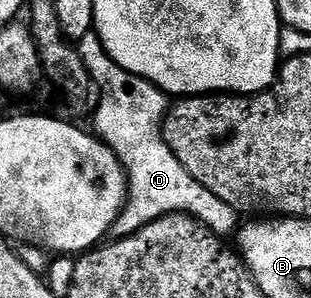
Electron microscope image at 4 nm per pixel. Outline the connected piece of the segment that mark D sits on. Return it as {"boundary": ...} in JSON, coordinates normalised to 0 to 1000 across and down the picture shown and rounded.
{"boundary":[[[296,107],[267,124],[248,148],[248,164],[296,279],[312,292],[312,339],[299,356],[302,446],[370,513],[376,537],[395,554],[395,574],[408,581],[408,681],[367,752],[367,795],[412,799],[453,762],[521,732],[527,718],[611,718],[685,785],[752,789],[775,745],[762,708],[736,698],[723,671],[698,671],[698,658],[685,658],[672,631],[633,617],[633,604],[621,604],[621,591],[595,577],[582,537],[556,523],[543,483],[524,477],[524,386],[527,359],[543,342],[540,319],[508,289],[457,272],[434,248],[408,248],[408,279],[395,302],[383,302],[383,218],[347,188],[312,114]]]}

